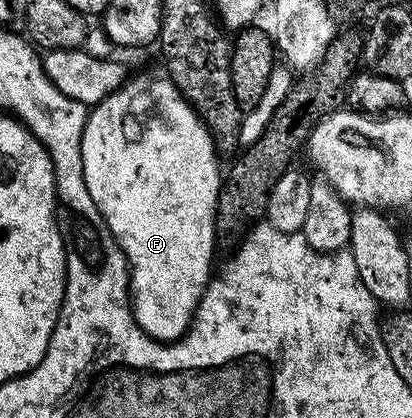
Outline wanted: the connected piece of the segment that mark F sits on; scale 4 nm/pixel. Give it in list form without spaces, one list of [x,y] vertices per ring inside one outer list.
[[[140,75],[137,79],[129,78],[121,84],[119,90],[110,93],[93,106],[87,112],[85,128],[82,129],[81,139],[82,171],[85,174],[86,187],[90,191],[94,205],[103,219],[103,226],[108,227],[110,234],[116,238],[115,246],[128,258],[130,268],[130,302],[132,304],[132,316],[136,318],[136,324],[152,339],[159,343],[175,343],[188,332],[188,326],[192,323],[194,313],[200,304],[200,298],[208,287],[208,281],[213,274],[212,251],[217,250],[216,245],[216,198],[222,186],[221,160],[218,158],[216,140],[212,138],[207,125],[203,123],[199,115],[182,97],[182,93],[172,80],[167,77],[151,79],[148,75]]]

